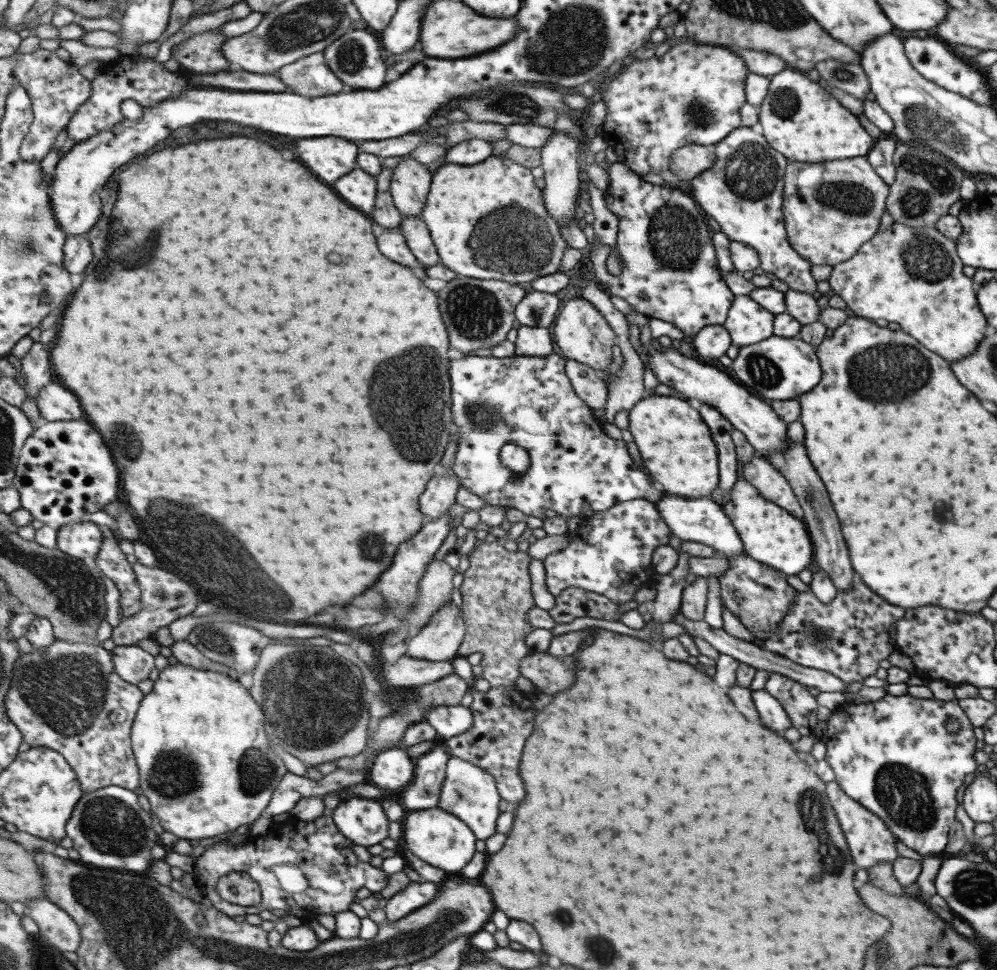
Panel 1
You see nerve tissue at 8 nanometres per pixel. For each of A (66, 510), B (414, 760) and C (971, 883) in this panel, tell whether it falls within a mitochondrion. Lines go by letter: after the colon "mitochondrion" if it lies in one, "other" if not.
A: other
B: other
C: mitochondrion

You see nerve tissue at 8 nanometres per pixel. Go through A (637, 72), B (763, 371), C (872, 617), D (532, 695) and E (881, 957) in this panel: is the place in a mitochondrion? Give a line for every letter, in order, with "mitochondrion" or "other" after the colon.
A: other
B: mitochondrion
C: other
D: other
E: mitochondrion

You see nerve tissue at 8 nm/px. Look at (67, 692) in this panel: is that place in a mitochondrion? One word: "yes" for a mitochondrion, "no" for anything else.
yes

